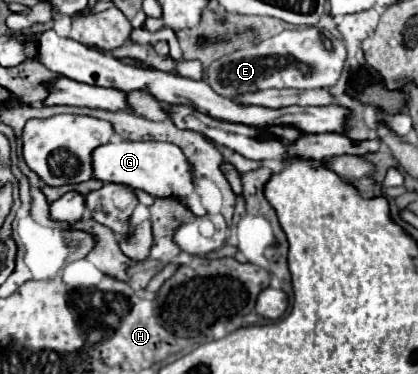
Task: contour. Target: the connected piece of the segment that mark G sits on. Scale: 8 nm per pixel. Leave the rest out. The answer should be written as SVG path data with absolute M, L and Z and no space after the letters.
M111 140L103 146L97 146L91 154L93 178L103 184L125 184L129 188L145 190L147 194L161 198L161 196L181 196L181 200L193 210L197 216L205 216L207 210L201 204L199 194L193 186L191 166L183 156L181 148L169 142L131 142L131 140Z

